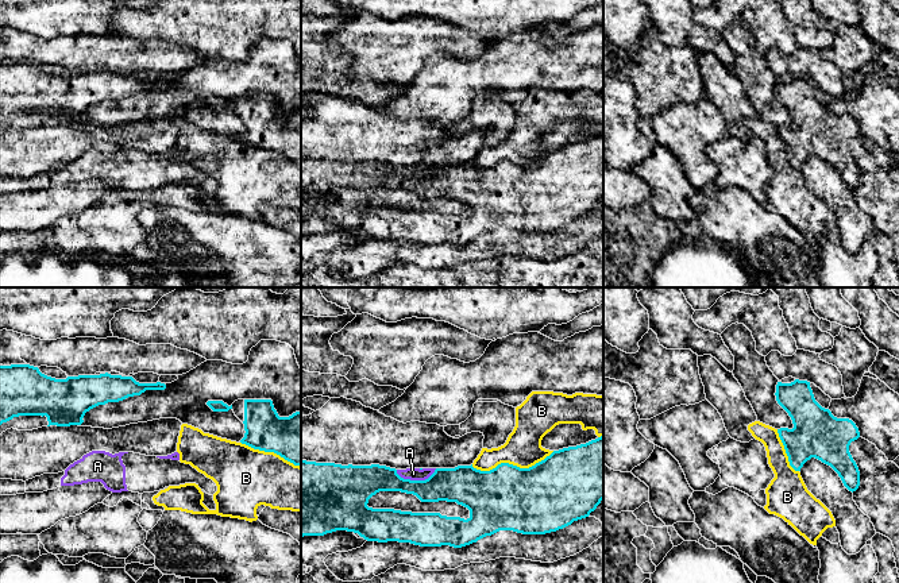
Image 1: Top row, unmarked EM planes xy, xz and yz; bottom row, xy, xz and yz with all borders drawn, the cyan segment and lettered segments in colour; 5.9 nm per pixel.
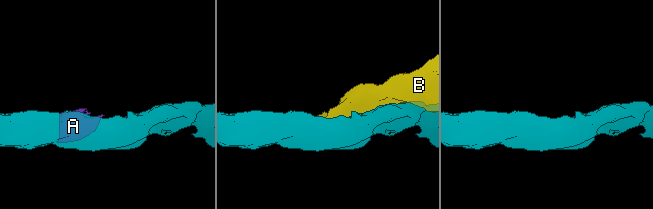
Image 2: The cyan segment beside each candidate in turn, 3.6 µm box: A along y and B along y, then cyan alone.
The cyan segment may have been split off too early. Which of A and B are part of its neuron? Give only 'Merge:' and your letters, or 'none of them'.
Merge: none of them

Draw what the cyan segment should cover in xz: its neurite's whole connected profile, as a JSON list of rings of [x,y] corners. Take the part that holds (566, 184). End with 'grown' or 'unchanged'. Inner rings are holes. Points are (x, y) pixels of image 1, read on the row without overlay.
[[[603,134],[586,142],[553,148],[544,158],[529,166],[501,161],[490,169],[471,163],[436,166],[425,178],[404,177],[396,166],[386,163],[342,163],[301,158],[301,235],[324,233],[336,228],[358,231],[367,239],[398,239],[420,244],[450,243],[462,246],[491,233],[499,228],[513,228],[522,232],[545,232],[586,216],[603,197]],[[379,189],[401,189],[416,193],[421,200],[456,200],[470,208],[467,217],[447,215],[440,211],[412,211],[394,206],[369,205],[369,197]]]; unchanged

